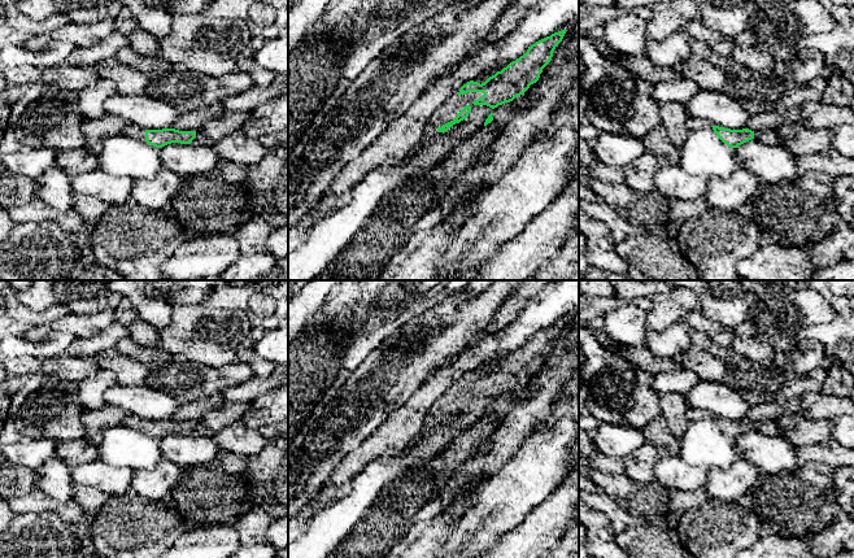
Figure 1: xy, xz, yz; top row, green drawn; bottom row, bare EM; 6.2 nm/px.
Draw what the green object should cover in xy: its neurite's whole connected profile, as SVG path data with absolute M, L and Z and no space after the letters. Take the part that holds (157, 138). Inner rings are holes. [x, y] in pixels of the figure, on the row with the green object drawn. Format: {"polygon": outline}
{"polygon": "M128 125L122 134L145 141L156 148L162 148L171 143L191 144L196 138L196 131L179 131L175 128L144 130L135 125Z"}

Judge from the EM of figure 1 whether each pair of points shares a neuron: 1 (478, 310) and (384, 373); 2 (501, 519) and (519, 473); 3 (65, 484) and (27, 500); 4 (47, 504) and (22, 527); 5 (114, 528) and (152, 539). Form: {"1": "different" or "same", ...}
{"1": "same", "2": "same", "3": "different", "4": "different", "5": "same"}

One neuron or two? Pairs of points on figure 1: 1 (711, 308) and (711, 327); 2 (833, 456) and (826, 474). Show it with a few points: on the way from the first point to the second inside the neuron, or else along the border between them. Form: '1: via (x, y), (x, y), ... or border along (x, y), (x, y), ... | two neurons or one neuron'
1: border along (698, 309), (710, 319), (732, 328) | two neurons
2: border along (824, 465), (832, 469) | two neurons

